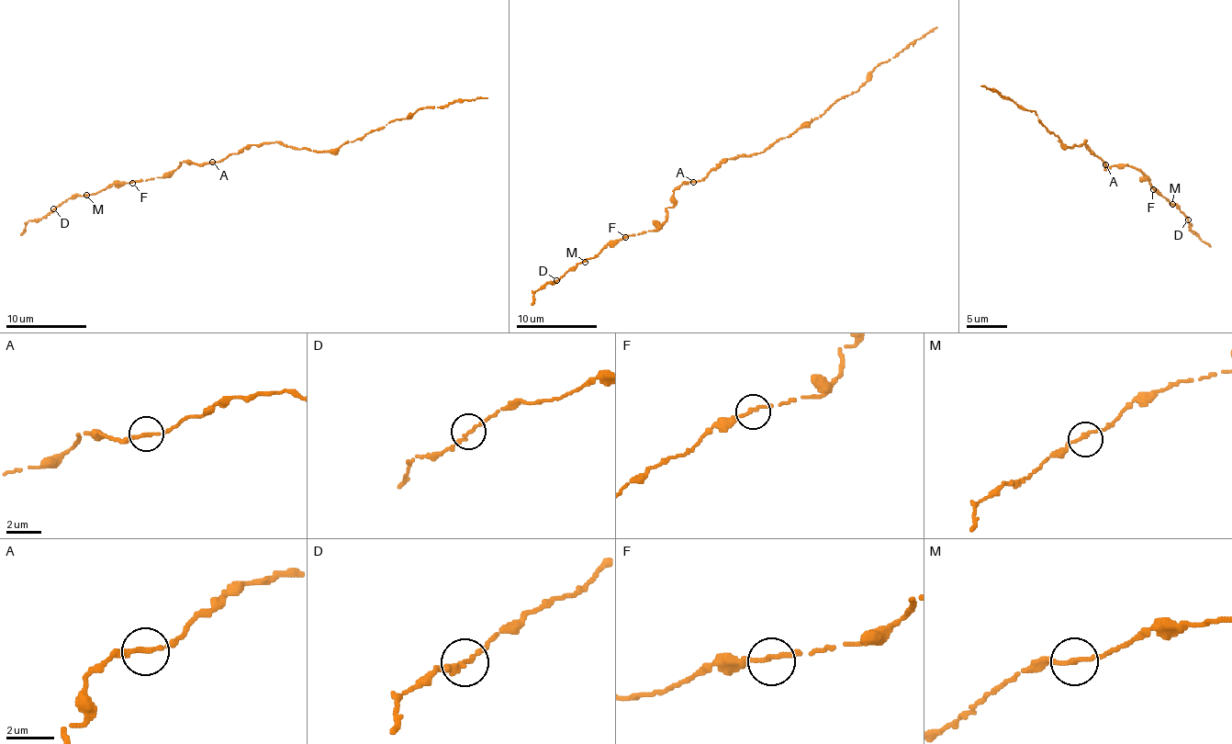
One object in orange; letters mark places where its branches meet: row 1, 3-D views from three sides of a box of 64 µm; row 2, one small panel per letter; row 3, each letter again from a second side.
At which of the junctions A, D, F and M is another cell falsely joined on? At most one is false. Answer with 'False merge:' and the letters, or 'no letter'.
False merge: no letter

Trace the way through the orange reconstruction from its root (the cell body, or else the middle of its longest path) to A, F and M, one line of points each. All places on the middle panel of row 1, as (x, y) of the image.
A: (720, 164), (705, 177), (693, 181)
F: (720, 164), (705, 177), (685, 181), (673, 191), (673, 206), (655, 231), (625, 237)
M: (720, 164), (705, 177), (685, 181), (673, 191), (673, 206), (655, 231), (610, 241), (585, 262)

